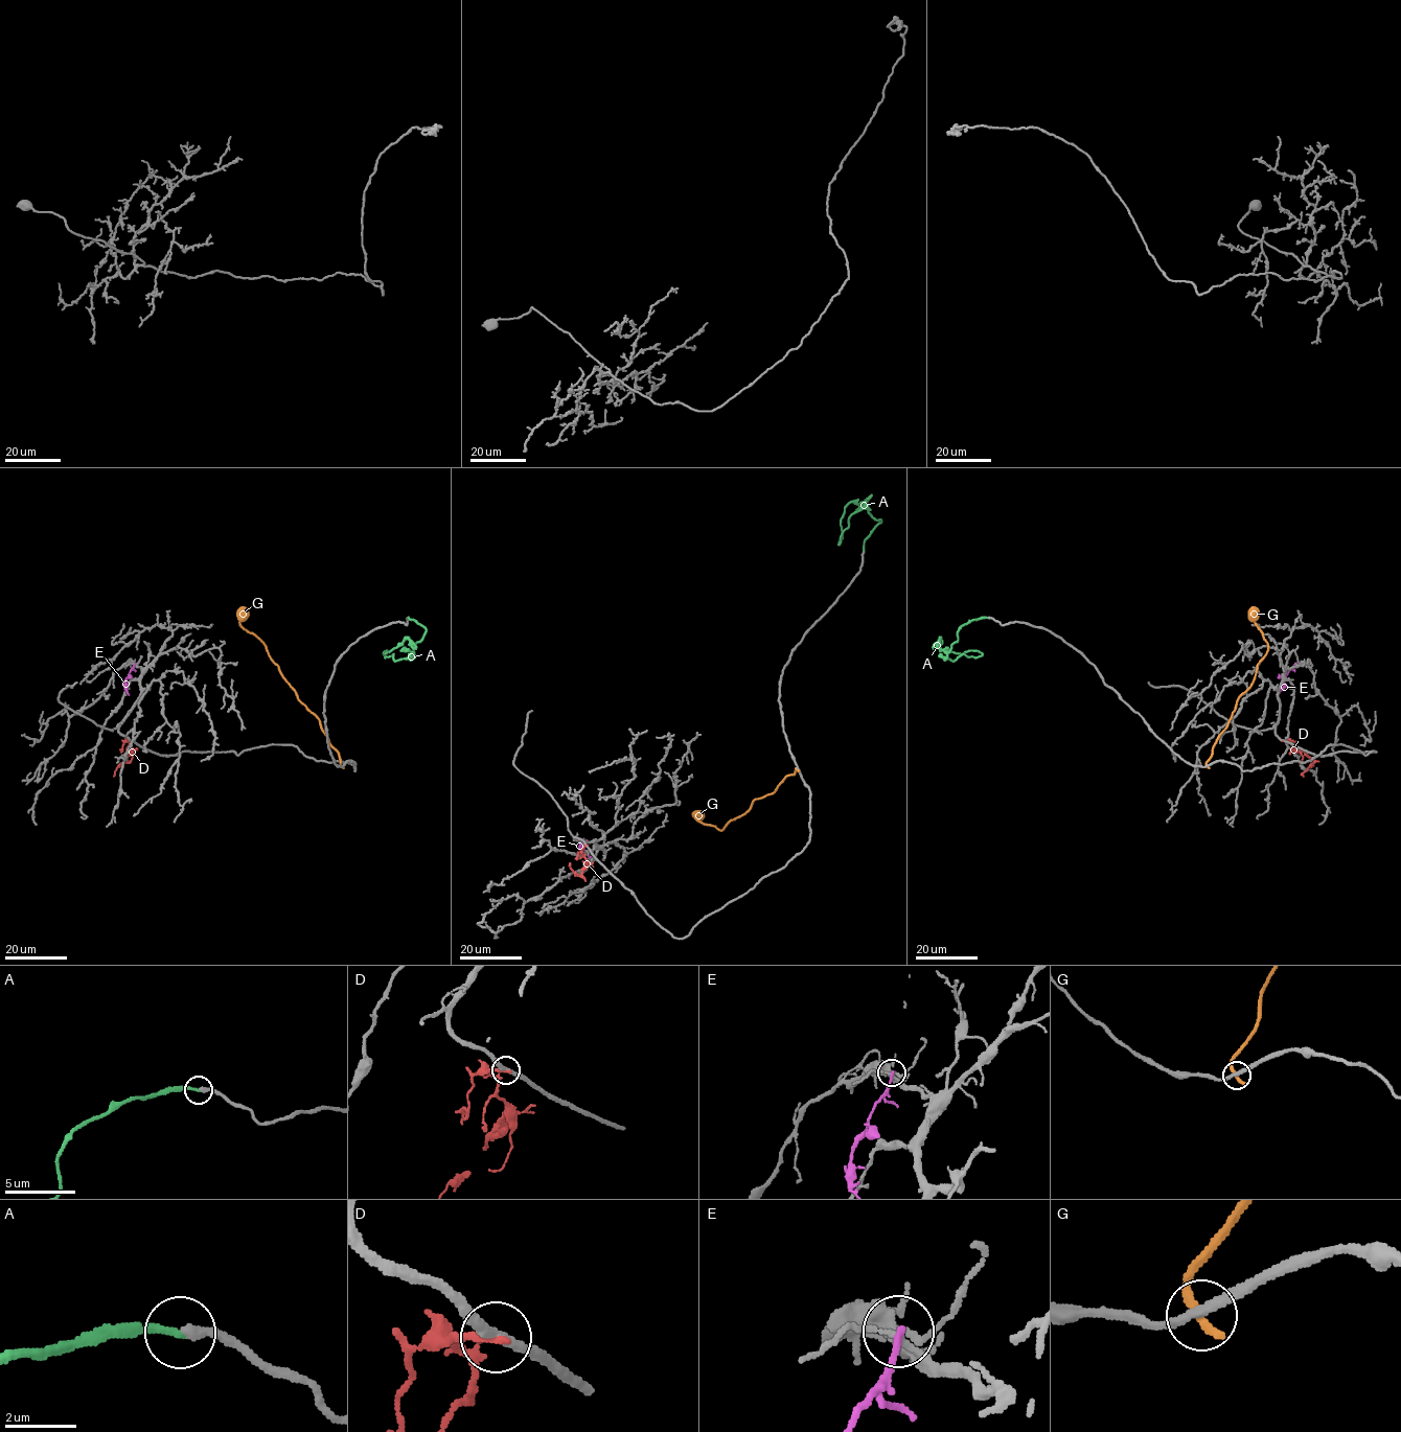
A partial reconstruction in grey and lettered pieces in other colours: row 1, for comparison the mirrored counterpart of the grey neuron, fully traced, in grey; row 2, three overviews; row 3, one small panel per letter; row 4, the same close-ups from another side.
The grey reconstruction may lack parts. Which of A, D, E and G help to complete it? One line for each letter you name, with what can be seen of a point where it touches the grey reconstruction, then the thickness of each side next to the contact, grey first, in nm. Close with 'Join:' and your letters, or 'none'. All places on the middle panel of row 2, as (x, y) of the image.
A: meets grey at (864, 550); 280 nm thick on the grey side, 240 nm on the other
Join: A

